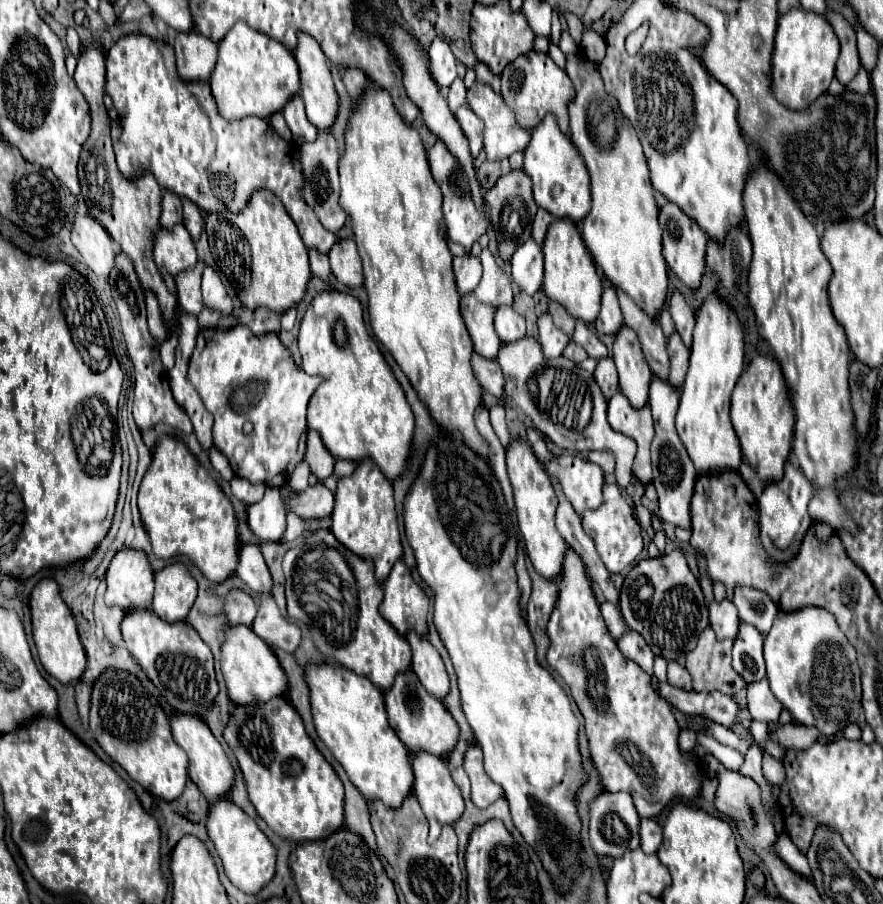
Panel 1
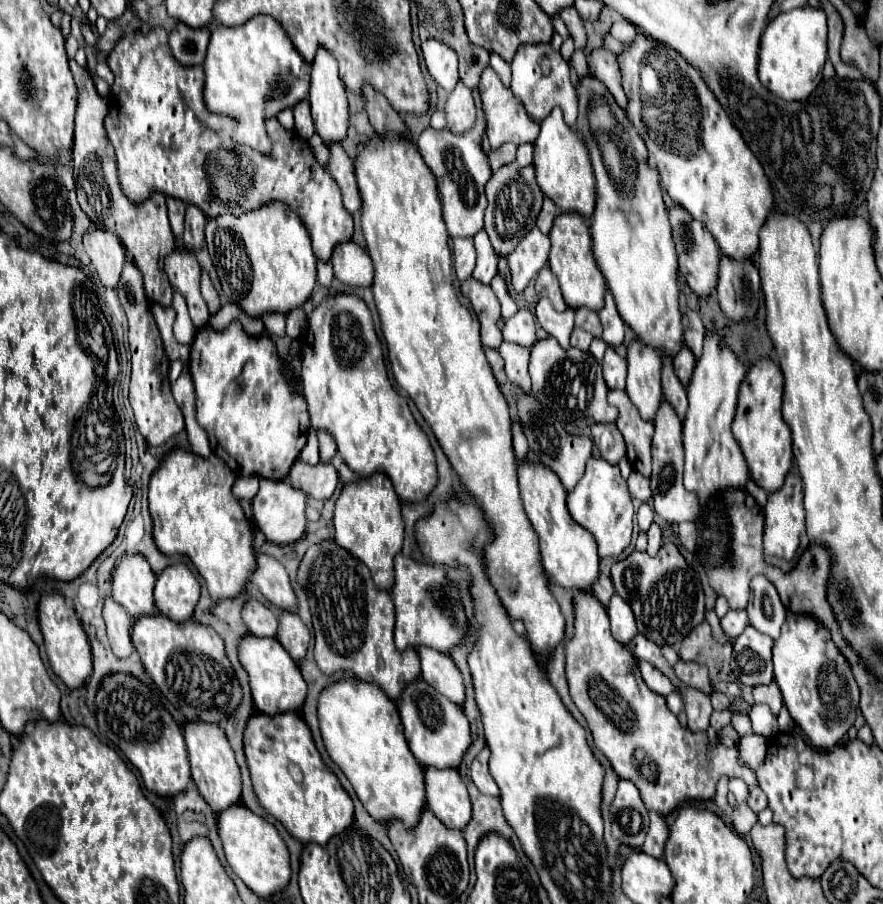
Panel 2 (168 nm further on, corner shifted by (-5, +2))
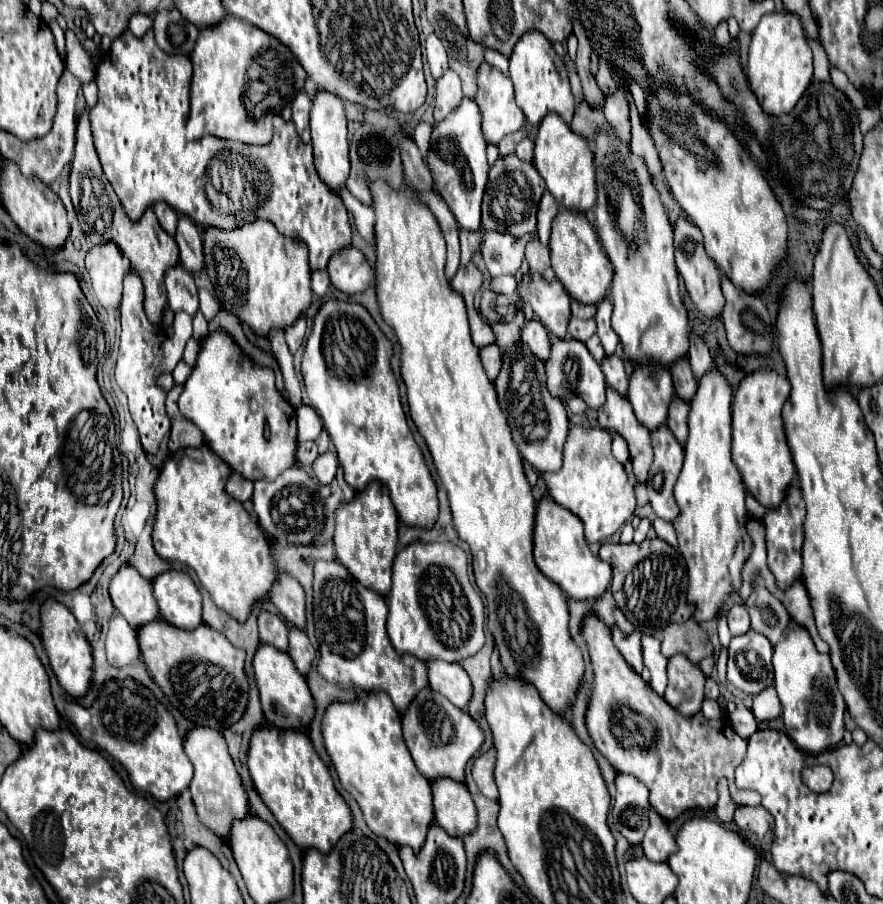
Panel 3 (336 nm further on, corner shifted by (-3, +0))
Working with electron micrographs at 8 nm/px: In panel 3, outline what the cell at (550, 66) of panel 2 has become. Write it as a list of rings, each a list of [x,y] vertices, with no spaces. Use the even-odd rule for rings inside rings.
[[[531,31],[517,41],[515,51],[509,59],[509,77],[515,85],[517,105],[531,125],[539,125],[547,113],[559,113],[565,123],[571,123],[575,113],[575,97],[569,87],[565,63],[561,57],[557,57],[551,43],[541,33]]]

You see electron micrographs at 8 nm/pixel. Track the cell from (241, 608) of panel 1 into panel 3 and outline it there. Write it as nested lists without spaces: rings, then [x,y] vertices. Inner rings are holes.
[[[269,611],[259,613],[259,637],[261,643],[287,651],[287,625],[279,615],[273,615]]]

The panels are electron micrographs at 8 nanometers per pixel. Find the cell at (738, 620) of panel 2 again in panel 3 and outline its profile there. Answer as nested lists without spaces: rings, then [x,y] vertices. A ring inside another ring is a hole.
[[[733,605],[727,613],[731,635],[743,635],[749,631],[749,615],[745,605]]]

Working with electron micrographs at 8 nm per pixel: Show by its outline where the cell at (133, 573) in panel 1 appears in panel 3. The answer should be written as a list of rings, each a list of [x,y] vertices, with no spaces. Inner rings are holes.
[[[123,565],[111,579],[109,595],[115,609],[135,629],[159,617],[159,607],[153,597],[151,581],[143,579],[143,575],[131,565]]]

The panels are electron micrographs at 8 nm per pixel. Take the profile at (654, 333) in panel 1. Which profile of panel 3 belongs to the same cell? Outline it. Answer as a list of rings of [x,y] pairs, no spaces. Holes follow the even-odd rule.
[[[673,395],[671,405],[669,405],[667,425],[671,427],[673,435],[679,439],[681,445],[687,441],[687,415],[689,415],[689,403],[679,399],[677,395]]]

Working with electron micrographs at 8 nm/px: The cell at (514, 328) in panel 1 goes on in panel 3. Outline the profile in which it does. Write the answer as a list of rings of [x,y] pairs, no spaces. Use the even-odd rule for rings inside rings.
[[[531,319],[531,321],[527,321],[523,325],[523,329],[521,329],[521,343],[531,351],[533,357],[537,357],[541,361],[547,359],[547,353],[551,349],[547,329],[535,319]]]

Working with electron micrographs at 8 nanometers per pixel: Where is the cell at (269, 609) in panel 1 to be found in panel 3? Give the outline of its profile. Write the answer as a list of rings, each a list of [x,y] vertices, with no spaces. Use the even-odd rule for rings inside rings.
[[[289,627],[289,651],[287,653],[293,659],[299,673],[307,675],[311,661],[315,659],[315,649],[313,649],[309,637],[305,635],[305,631],[301,631],[297,627]]]

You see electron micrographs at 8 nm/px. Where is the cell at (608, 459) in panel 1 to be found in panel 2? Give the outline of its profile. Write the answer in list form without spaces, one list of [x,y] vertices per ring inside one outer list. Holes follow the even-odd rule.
[[[595,423],[591,425],[591,437],[601,457],[609,463],[619,463],[625,457],[625,441],[619,429],[613,423]]]

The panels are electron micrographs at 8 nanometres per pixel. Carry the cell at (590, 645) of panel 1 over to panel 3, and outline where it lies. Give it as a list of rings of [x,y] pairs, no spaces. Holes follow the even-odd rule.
[[[589,613],[583,619],[581,635],[583,635],[585,643],[587,643],[589,657],[591,657],[591,667],[593,667],[593,677],[595,677],[593,685],[591,685],[591,697],[589,697],[587,713],[585,713],[585,725],[587,725],[587,731],[589,731],[591,739],[593,739],[593,745],[611,763],[611,767],[617,773],[633,775],[649,789],[649,803],[663,819],[673,821],[685,809],[695,809],[695,807],[713,809],[717,805],[717,783],[723,777],[729,779],[729,789],[731,789],[731,797],[733,797],[735,803],[751,805],[751,807],[761,805],[757,793],[741,791],[733,783],[735,767],[743,763],[747,743],[745,743],[745,739],[741,739],[731,729],[729,721],[725,721],[725,719],[709,721],[701,713],[697,713],[693,717],[683,717],[681,713],[677,713],[667,701],[663,701],[651,689],[649,683],[645,683],[641,679],[641,675],[637,675],[627,665],[627,661],[623,661],[621,653],[613,645],[611,629],[597,615]],[[683,721],[685,721],[685,731],[679,731]]]

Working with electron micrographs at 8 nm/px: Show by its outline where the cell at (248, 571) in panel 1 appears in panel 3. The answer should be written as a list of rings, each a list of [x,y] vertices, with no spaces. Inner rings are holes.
[[[279,573],[269,591],[269,599],[291,625],[305,629],[305,593],[297,579],[289,573]]]

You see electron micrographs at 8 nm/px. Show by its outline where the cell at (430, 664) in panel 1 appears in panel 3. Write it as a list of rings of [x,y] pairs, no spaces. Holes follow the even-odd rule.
[[[429,659],[427,675],[429,675],[431,689],[449,697],[449,701],[457,705],[459,709],[467,707],[471,699],[471,681],[459,663],[447,663],[443,659]]]

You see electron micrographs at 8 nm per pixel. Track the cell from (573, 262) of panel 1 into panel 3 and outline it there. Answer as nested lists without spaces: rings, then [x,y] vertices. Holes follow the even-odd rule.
[[[561,211],[557,213],[553,227],[551,227],[551,241],[549,241],[549,251],[551,251],[551,263],[557,279],[565,287],[565,291],[571,295],[571,299],[581,301],[585,305],[595,305],[599,303],[611,285],[611,263],[607,255],[603,253],[595,229],[589,225],[585,213],[575,213],[575,211]]]

